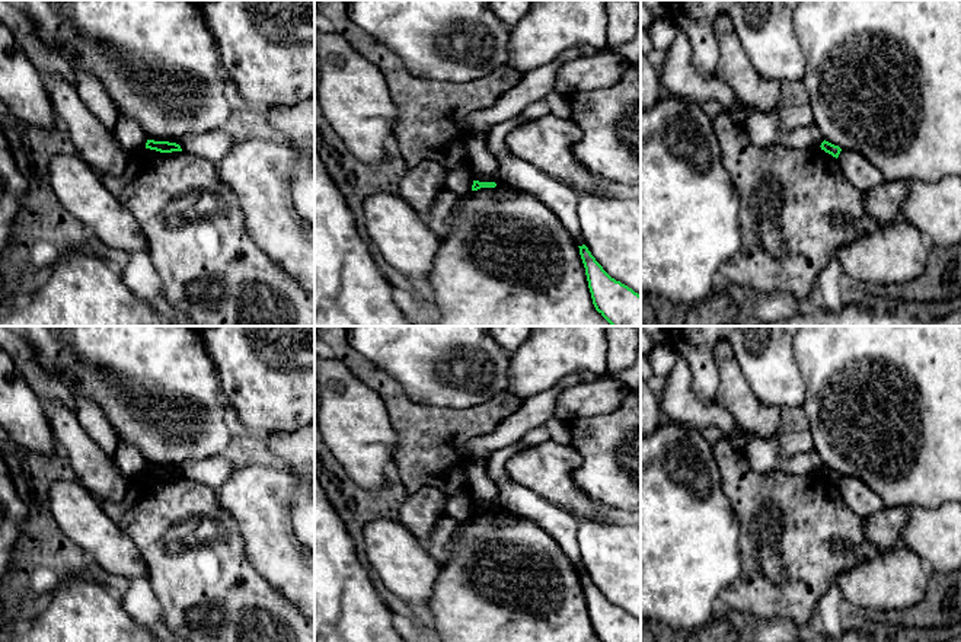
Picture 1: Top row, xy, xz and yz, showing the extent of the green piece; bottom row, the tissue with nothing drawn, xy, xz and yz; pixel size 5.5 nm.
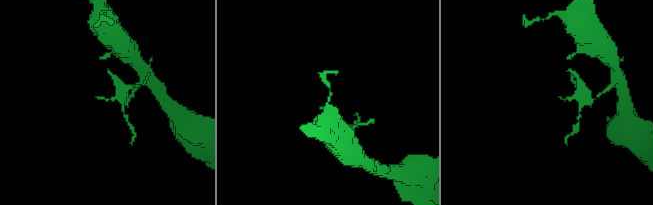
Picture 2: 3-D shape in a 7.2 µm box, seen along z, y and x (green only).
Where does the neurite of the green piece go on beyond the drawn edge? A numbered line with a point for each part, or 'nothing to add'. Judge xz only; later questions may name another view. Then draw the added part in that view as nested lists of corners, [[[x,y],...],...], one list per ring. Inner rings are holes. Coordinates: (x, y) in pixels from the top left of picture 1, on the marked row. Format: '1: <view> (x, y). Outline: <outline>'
nothing to add

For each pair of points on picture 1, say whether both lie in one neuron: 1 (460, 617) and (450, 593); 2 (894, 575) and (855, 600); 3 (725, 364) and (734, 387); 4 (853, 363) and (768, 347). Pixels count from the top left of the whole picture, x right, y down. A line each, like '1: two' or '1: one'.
1: one
2: one
3: one
4: two

